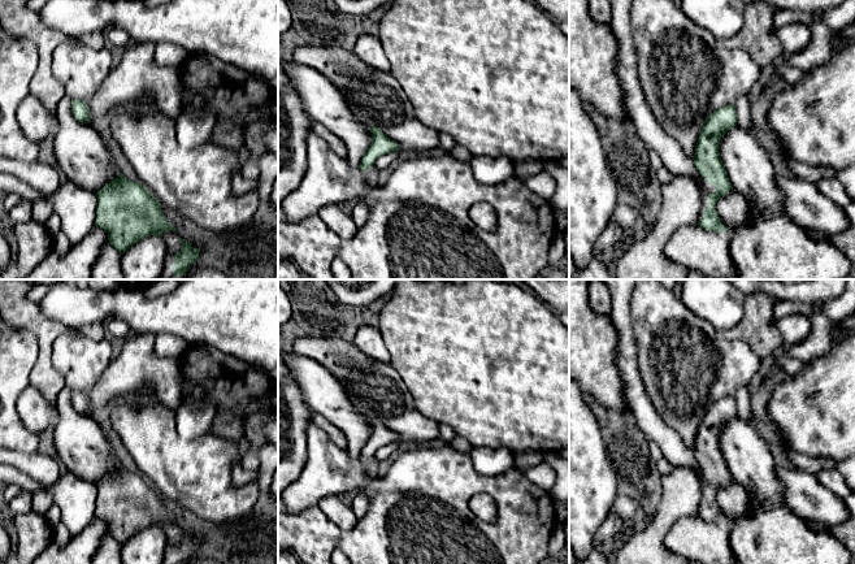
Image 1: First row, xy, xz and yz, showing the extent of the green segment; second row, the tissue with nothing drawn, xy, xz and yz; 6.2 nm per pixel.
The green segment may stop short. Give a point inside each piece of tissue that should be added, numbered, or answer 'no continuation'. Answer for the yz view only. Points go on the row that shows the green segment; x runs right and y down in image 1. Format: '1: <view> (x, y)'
1: yz (708, 189)

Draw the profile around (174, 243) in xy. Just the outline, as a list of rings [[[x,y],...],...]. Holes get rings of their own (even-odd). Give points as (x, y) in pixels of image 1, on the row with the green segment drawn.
[[[169,230],[169,231],[161,233],[160,237],[165,240],[169,248],[169,253],[177,255],[182,248],[182,239],[175,231]]]

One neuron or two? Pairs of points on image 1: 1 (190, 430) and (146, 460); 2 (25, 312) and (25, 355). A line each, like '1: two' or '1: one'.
1: two
2: two

